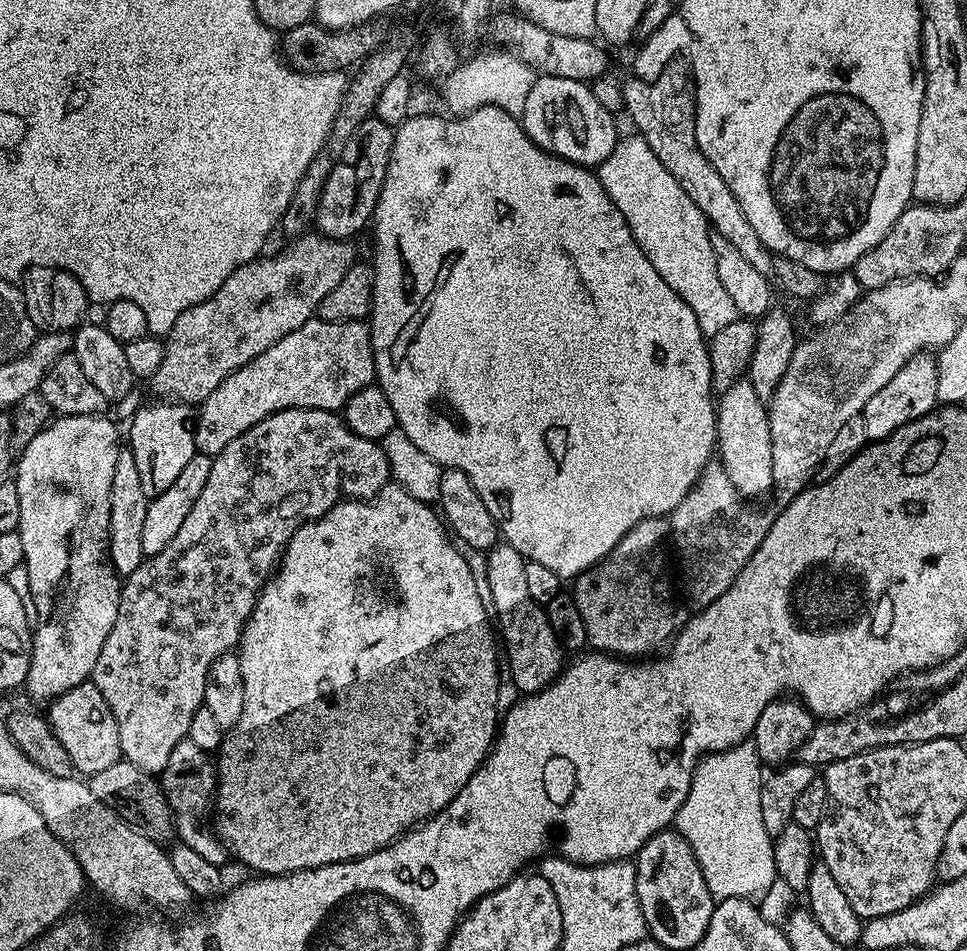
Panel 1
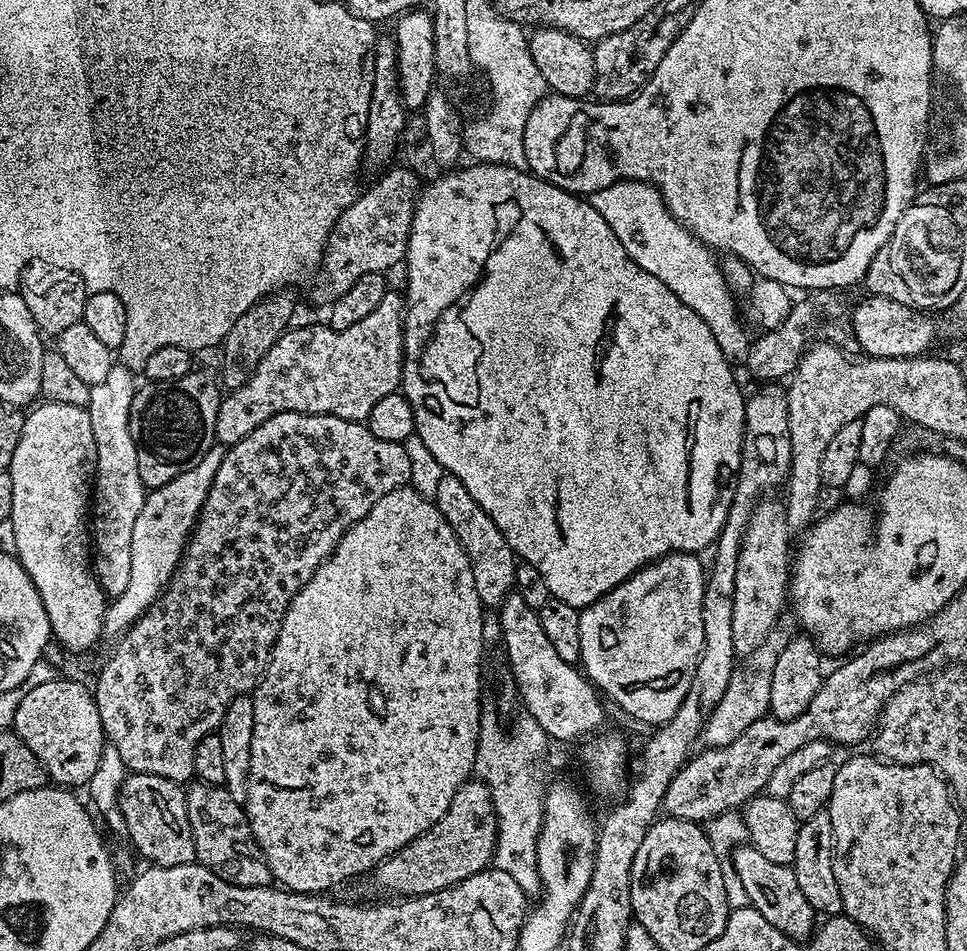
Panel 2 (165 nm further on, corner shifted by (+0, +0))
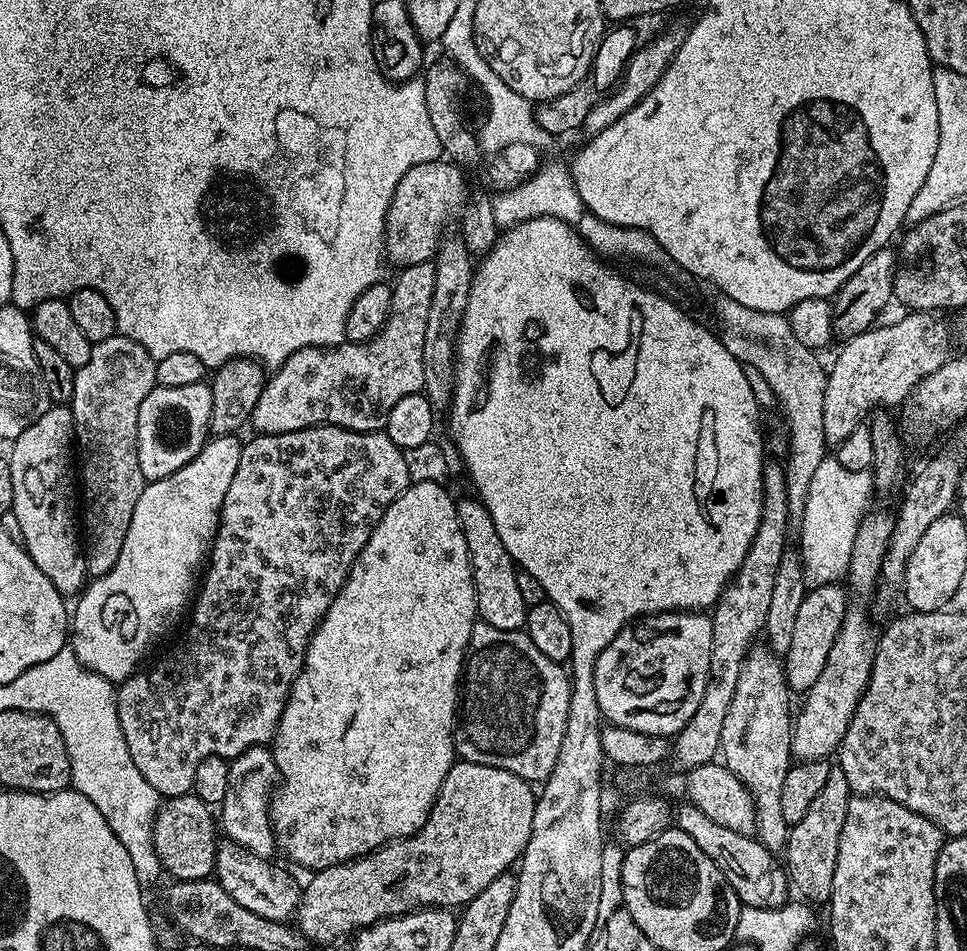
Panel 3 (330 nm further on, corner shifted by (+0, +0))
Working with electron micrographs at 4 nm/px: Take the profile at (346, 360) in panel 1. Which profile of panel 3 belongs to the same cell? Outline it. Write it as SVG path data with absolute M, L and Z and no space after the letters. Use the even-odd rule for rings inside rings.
M435 263L426 264L410 264L399 269L400 281L395 281L392 289L392 305L390 306L390 314L386 318L386 322L382 326L382 330L373 340L367 340L365 344L337 344L334 348L303 348L294 354L290 354L290 358L286 358L286 362L281 368L275 369L267 377L262 394L258 398L258 406L254 406L252 411L251 427L256 427L255 431L261 436L273 436L274 434L286 434L294 430L302 430L303 428L313 428L319 424L329 424L330 426L338 426L345 428L351 432L382 432L386 426L386 418L390 418L390 410L394 410L397 402L406 398L406 394L414 394L421 391L424 387L424 359L422 358L422 346L426 335L426 320L429 317L430 302L434 295L435 282Z

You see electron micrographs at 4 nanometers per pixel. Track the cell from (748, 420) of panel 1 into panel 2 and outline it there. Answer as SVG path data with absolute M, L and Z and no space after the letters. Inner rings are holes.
M772 499L761 500L750 514L748 528L744 532L738 554L738 570L734 574L734 650L740 658L754 654L754 650L758 650L762 642L766 642L766 634L770 634L780 612L785 611L786 597L790 592L790 533L786 522L786 510L779 499Z

